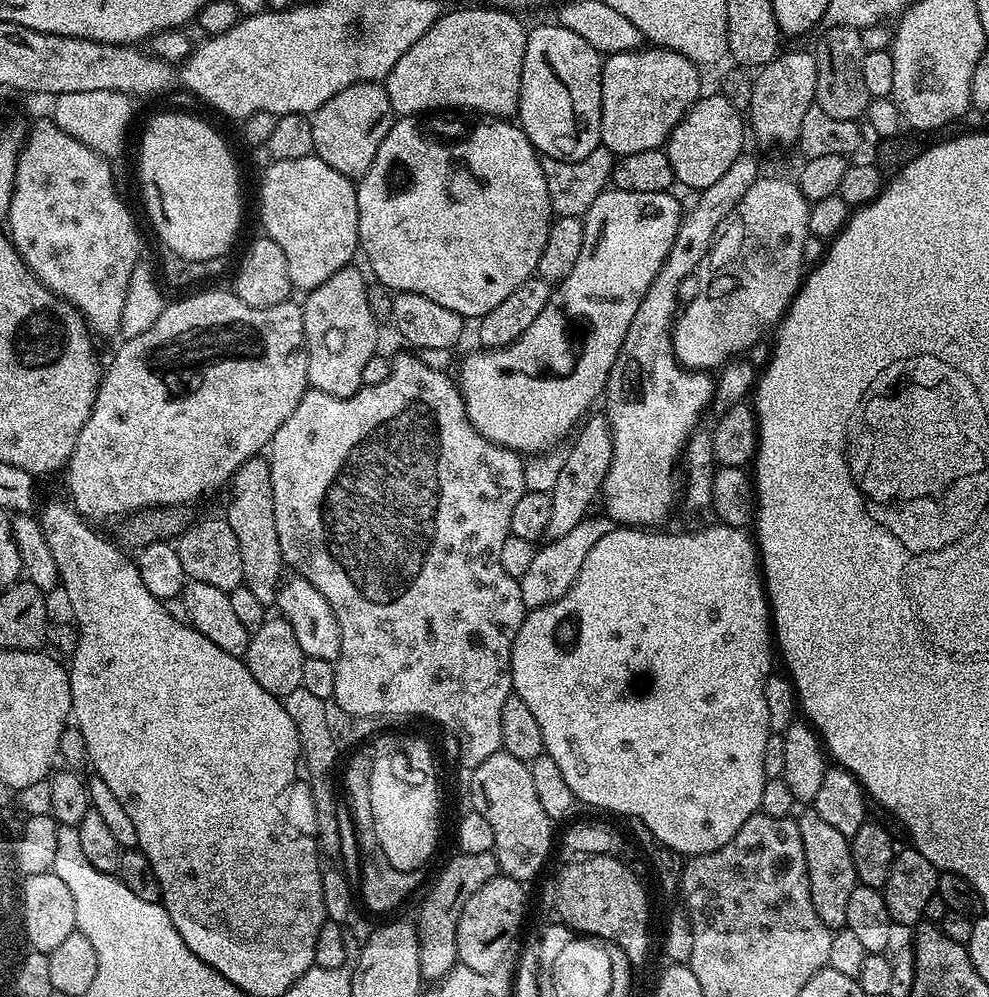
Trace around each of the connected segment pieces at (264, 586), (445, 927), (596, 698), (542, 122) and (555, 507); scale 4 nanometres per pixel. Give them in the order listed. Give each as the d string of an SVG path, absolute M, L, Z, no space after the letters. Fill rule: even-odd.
M260 454L242 462L239 470L232 475L231 488L226 519L230 530L234 530L234 538L238 538L238 551L242 553L242 587L252 591L254 598L258 598L258 602L262 602L264 609L268 610L276 603L276 594L286 572L282 546L278 546L278 526L274 526L271 463Z
M493 851L482 854L466 854L460 852L441 870L428 892L428 897L420 904L420 921L414 927L418 934L418 966L421 977L425 981L441 980L451 968L458 964L458 918L462 918L462 910L466 902L486 882L490 882L498 874L496 855Z
M712 522L709 528L700 528L697 532L660 531L664 530L645 530L640 526L616 526L605 536L598 538L598 542L594 542L594 546L590 546L590 554L586 554L586 562L582 562L582 570L578 570L578 576L574 578L570 590L566 590L566 594L562 594L562 598L558 598L541 608L533 608L525 615L522 626L512 643L510 670L512 671L513 693L518 698L522 698L522 702L526 702L526 710L530 710L530 714L534 714L534 722L538 722L542 734L544 751L550 758L554 758L554 762L558 764L559 773L566 780L566 786L570 786L570 790L574 790L577 801L581 805L589 804L592 808L605 808L608 812L617 812L620 816L640 820L648 827L650 834L654 834L654 838L658 838L658 842L670 846L670 850L680 853L681 857L691 858L726 846L726 842L730 842L736 837L738 830L742 830L745 822L761 811L760 803L762 802L763 786L766 781L763 772L763 759L767 739L773 734L770 726L770 713L766 706L766 682L774 672L774 668L772 668L774 628L770 623L768 593L762 579L762 568L758 563L758 548L753 537L745 529Z
M559 22L552 24L540 24L529 31L526 42L526 58L522 62L522 90L520 91L520 110L518 113L520 129L530 138L530 142L536 148L541 157L549 156L555 160L581 160L590 154L590 150L601 147L600 127L602 126L602 56L582 38L582 34L574 34L574 30L566 30Z
M585 419L575 433L576 448L572 448L563 457L561 472L551 490L550 522L544 531L548 540L557 540L570 534L574 526L578 526L589 515L588 507L597 503L601 495L604 478L612 461L612 450L609 444L610 436L607 423L603 419L592 421ZM580 432L580 433L579 433ZM577 435L577 436L576 436Z

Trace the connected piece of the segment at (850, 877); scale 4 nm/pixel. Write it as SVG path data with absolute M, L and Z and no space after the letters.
M804 810L798 816L798 823L802 834L802 850L806 854L810 902L814 902L814 910L826 927L833 930L843 929L846 925L846 906L850 902L850 894L854 894L858 887L849 837L838 834L838 830L834 830L834 826L829 826L824 819L818 818L814 810Z

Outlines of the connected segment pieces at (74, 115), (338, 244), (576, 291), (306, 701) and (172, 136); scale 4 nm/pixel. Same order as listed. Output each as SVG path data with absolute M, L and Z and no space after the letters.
M78 90L74 94L62 94L51 101L50 119L70 138L90 146L99 156L113 158L124 148L128 127L132 124L133 97L114 90Z
M315 154L306 158L274 160L267 165L260 180L260 220L264 223L263 235L269 236L286 258L286 270L290 273L293 289L307 294L313 292L330 274L349 267L352 255L357 255L360 246L358 234L358 198L353 177L338 174L334 166L326 166Z
M609 187L598 198L594 198L594 206L590 206L588 215L583 217L584 221L584 241L582 242L582 254L578 254L578 263L574 270L566 274L562 283L555 285L552 289L552 297L546 302L546 310L534 318L534 323L522 338L518 338L509 348L497 348L495 350L476 350L473 356L468 356L460 364L460 380L458 376L458 387L460 396L464 399L464 409L468 415L468 423L476 427L477 432L481 432L485 438L491 440L493 444L502 448L511 448L514 452L521 454L540 454L551 449L551 444L556 444L568 431L571 433L585 419L588 407L592 403L601 399L604 383L608 381L610 366L614 366L614 358L626 338L626 330L630 330L630 322L638 310L638 302L646 298L646 290L650 290L650 282L658 274L658 270L666 262L666 254L670 254L670 246L674 246L674 238L678 234L678 226L682 219L682 207L678 201L672 197L671 191L651 192L650 194L638 194L630 190Z
M299 688L288 696L283 697L284 709L290 718L294 718L294 726L298 730L300 739L300 754L302 768L310 781L312 797L316 805L316 839L318 847L325 857L336 856L340 852L340 816L332 803L336 800L336 792L332 789L332 775L337 775L336 755L338 749L330 738L329 726L325 719L325 701L310 694L310 690Z
M160 112L144 128L140 136L140 192L144 195L144 208L152 219L152 228L160 235L167 251L174 256L191 260L215 260L227 257L228 247L236 240L240 232L240 172L236 169L236 160L228 149L228 144L207 124L196 116L187 116L184 112Z

